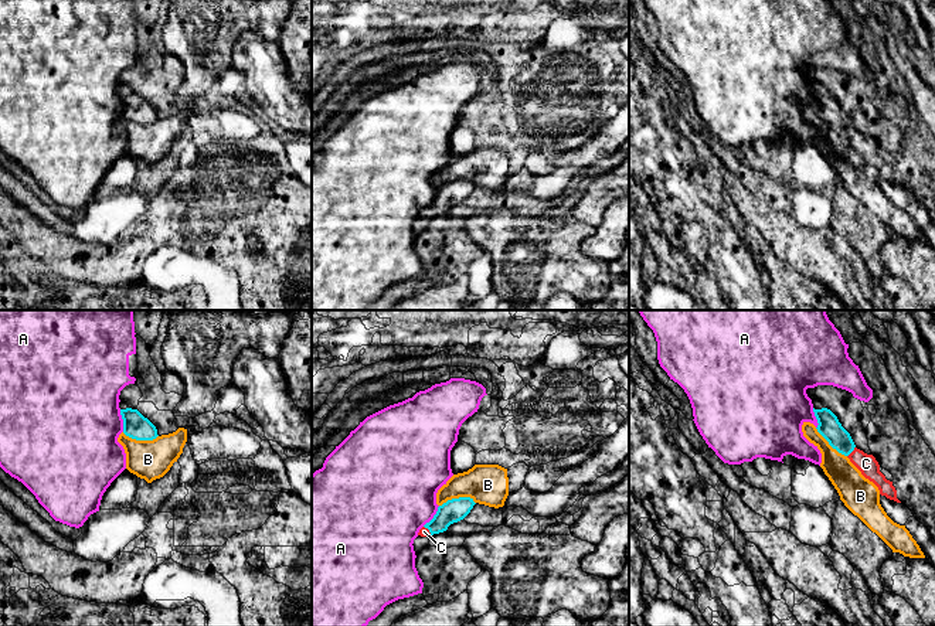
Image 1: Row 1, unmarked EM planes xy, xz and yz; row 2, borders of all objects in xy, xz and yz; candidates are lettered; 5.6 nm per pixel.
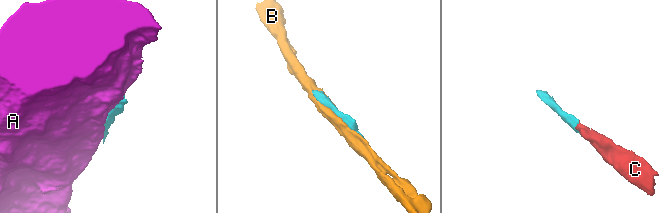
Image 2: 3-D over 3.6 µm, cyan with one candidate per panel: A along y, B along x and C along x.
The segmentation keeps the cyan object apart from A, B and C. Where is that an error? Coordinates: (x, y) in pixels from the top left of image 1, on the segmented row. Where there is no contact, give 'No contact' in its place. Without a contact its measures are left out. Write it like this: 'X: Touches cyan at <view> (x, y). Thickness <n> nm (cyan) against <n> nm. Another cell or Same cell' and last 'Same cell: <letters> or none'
A: Touches cyan at xy (123, 421). Thickness 140 nm (cyan) against 480 nm. Another cell
B: Touches cyan at xz (456, 499). Thickness 130 nm (cyan) against 220 nm. Another cell
C: Touches cyan at yz (852, 451). Thickness 130 nm (cyan) against 110 nm. Same cell
Same cell: C

